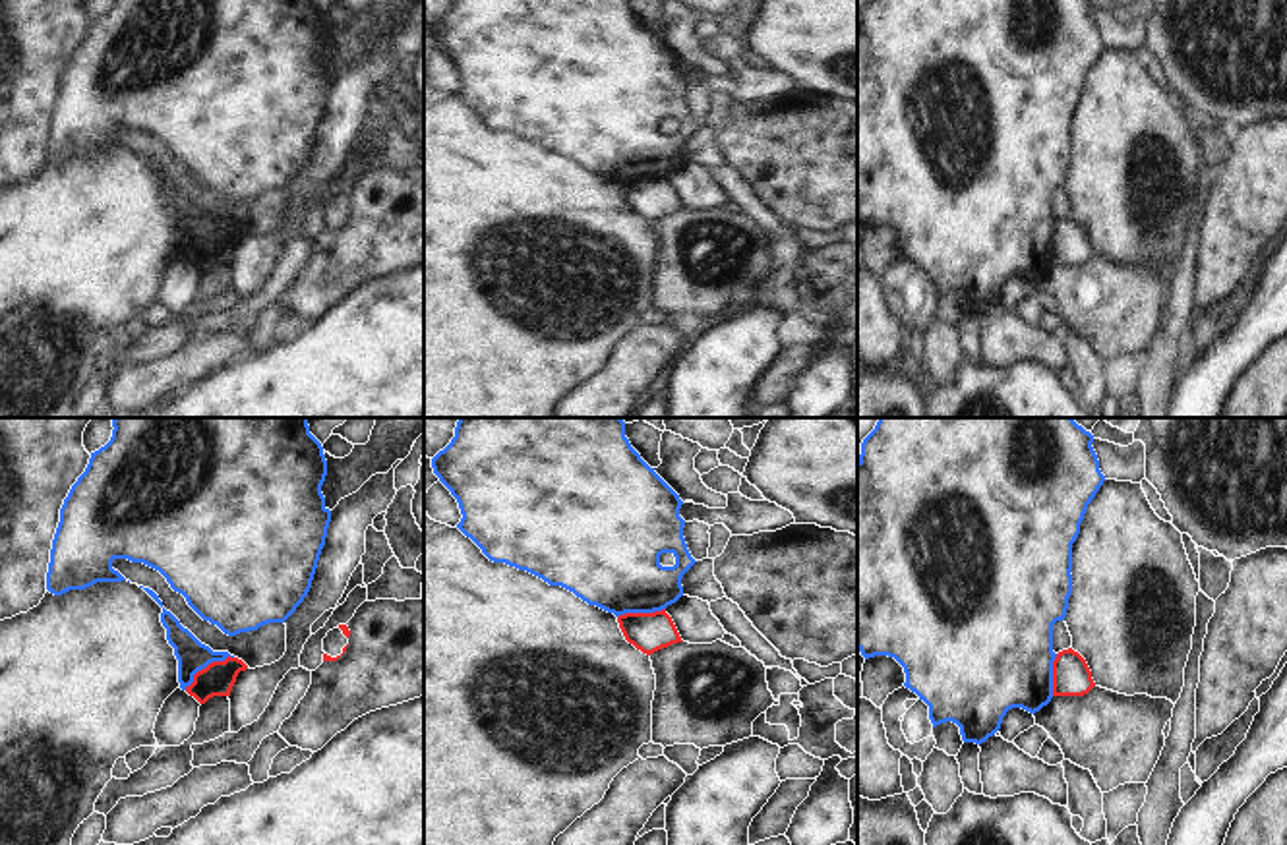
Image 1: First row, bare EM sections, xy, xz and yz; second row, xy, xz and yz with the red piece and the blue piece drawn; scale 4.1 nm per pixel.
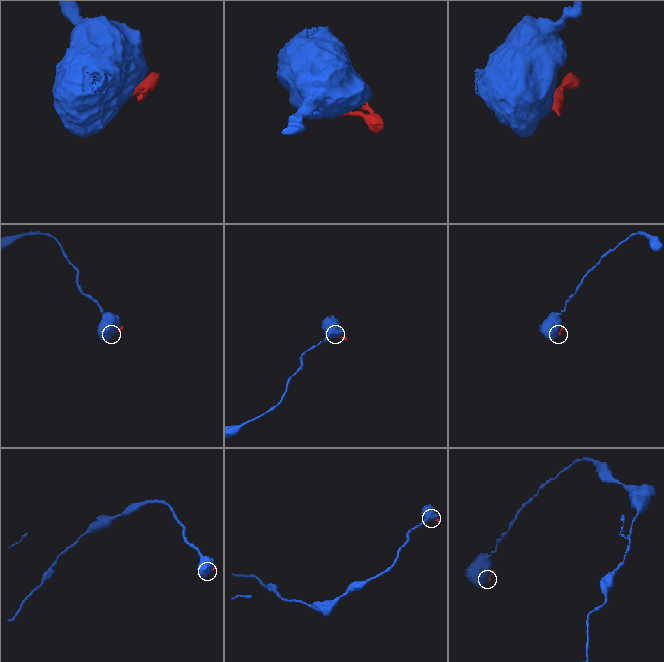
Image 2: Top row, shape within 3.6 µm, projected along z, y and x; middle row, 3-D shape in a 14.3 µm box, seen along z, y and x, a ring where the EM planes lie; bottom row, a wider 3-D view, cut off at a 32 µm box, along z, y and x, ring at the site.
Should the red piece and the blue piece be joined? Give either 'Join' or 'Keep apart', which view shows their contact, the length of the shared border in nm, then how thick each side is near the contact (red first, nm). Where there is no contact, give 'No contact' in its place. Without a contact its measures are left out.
Keep apart. Touches red in xy. Shared border 240 nm. Thickness 140 nm (red) against 130 nm.

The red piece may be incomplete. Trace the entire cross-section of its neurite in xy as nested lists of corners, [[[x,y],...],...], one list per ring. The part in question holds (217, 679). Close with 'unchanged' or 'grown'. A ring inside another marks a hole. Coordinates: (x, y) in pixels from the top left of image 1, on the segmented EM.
[[[230,656],[224,661],[213,661],[194,675],[194,683],[186,686],[186,692],[199,704],[213,696],[230,696],[238,673],[246,669],[248,665],[242,659]]]; unchanged

